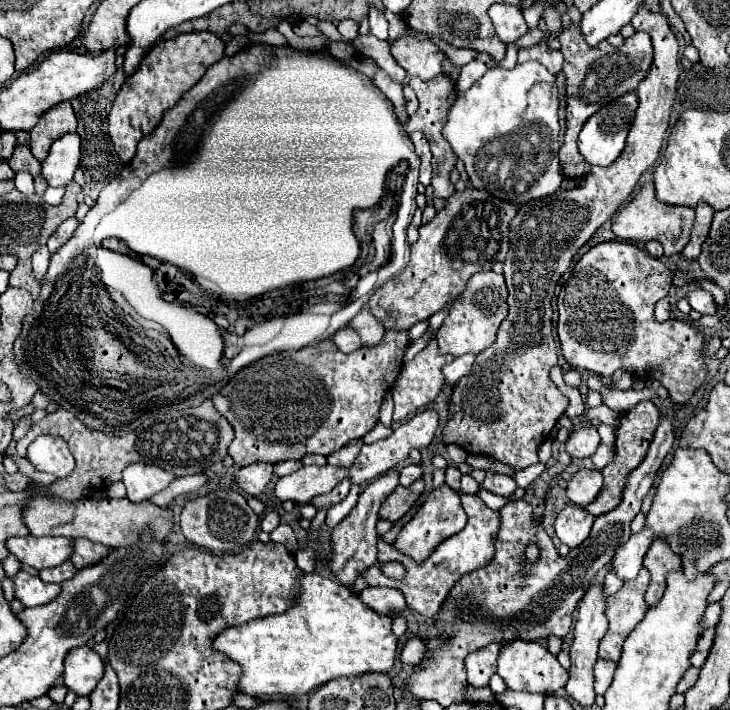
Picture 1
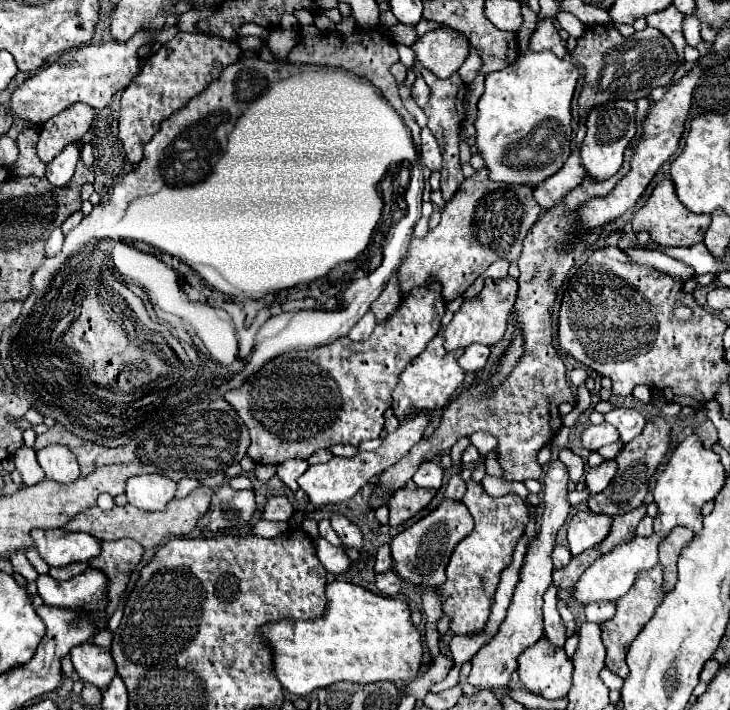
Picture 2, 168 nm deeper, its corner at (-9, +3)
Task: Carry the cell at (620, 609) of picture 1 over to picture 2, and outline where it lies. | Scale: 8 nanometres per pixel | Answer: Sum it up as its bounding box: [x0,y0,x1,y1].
[601,564,663,678]

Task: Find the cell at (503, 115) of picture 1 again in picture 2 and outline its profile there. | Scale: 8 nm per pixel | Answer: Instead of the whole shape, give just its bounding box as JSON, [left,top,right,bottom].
[475,24,579,186]

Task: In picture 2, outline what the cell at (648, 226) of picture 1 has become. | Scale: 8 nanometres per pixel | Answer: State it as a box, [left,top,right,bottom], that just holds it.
[631,180,711,246]

